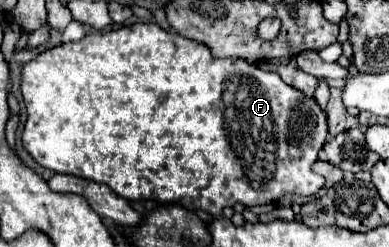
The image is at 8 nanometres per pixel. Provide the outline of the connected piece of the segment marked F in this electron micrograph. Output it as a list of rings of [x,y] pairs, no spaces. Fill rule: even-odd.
[[[135,23],[131,27],[121,27],[109,33],[93,31],[93,33],[87,33],[79,41],[61,43],[57,47],[51,47],[39,53],[35,59],[25,63],[23,67],[21,93],[23,93],[23,101],[29,115],[23,129],[23,145],[29,151],[29,155],[39,165],[55,173],[69,173],[75,177],[105,183],[127,201],[135,201],[135,199],[175,201],[175,203],[185,205],[185,209],[201,209],[209,213],[211,217],[221,217],[221,211],[225,207],[233,207],[235,203],[243,203],[245,207],[267,205],[267,203],[279,201],[279,197],[285,193],[315,195],[325,185],[325,179],[313,173],[311,169],[311,165],[317,161],[319,149],[327,141],[327,117],[319,109],[315,99],[307,99],[301,91],[287,85],[273,71],[263,71],[241,59],[215,59],[209,53],[207,45],[201,45],[199,41],[189,41],[181,35],[167,33],[157,23]]]

